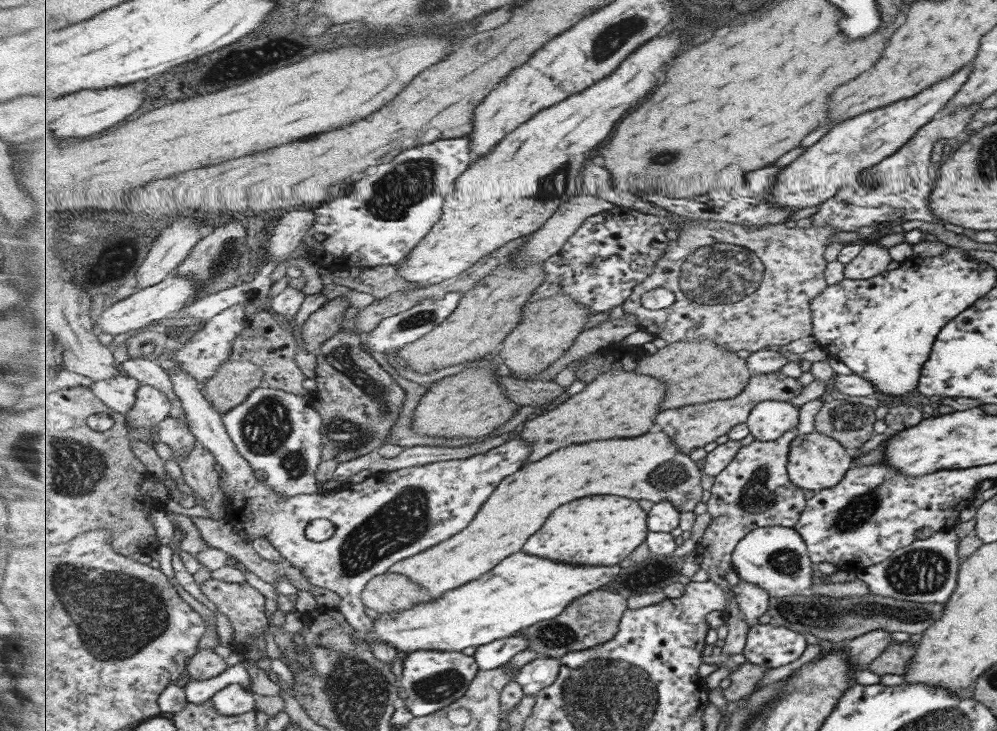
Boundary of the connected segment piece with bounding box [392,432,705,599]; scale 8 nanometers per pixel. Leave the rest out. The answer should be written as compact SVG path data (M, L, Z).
M663 432L643 434L641 438L599 440L591 444L569 446L563 450L556 450L540 462L526 464L519 469L519 472L507 477L490 496L490 500L486 502L487 506L482 506L474 518L475 522L471 522L467 530L463 529L463 532L455 534L455 538L449 538L414 557L397 562L392 571L409 576L411 580L423 584L425 589L431 592L430 596L433 599L439 599L445 592L465 586L470 581L479 580L483 574L491 572L507 557L524 550L526 542L545 526L549 516L567 502L593 496L593 494L613 494L613 496L625 496L635 500L650 500L653 503L669 501L681 512L693 512L701 504L703 492L705 492L701 480L703 480L703 474L695 460L691 460L687 454L679 450L679 446L675 444L675 438Z

